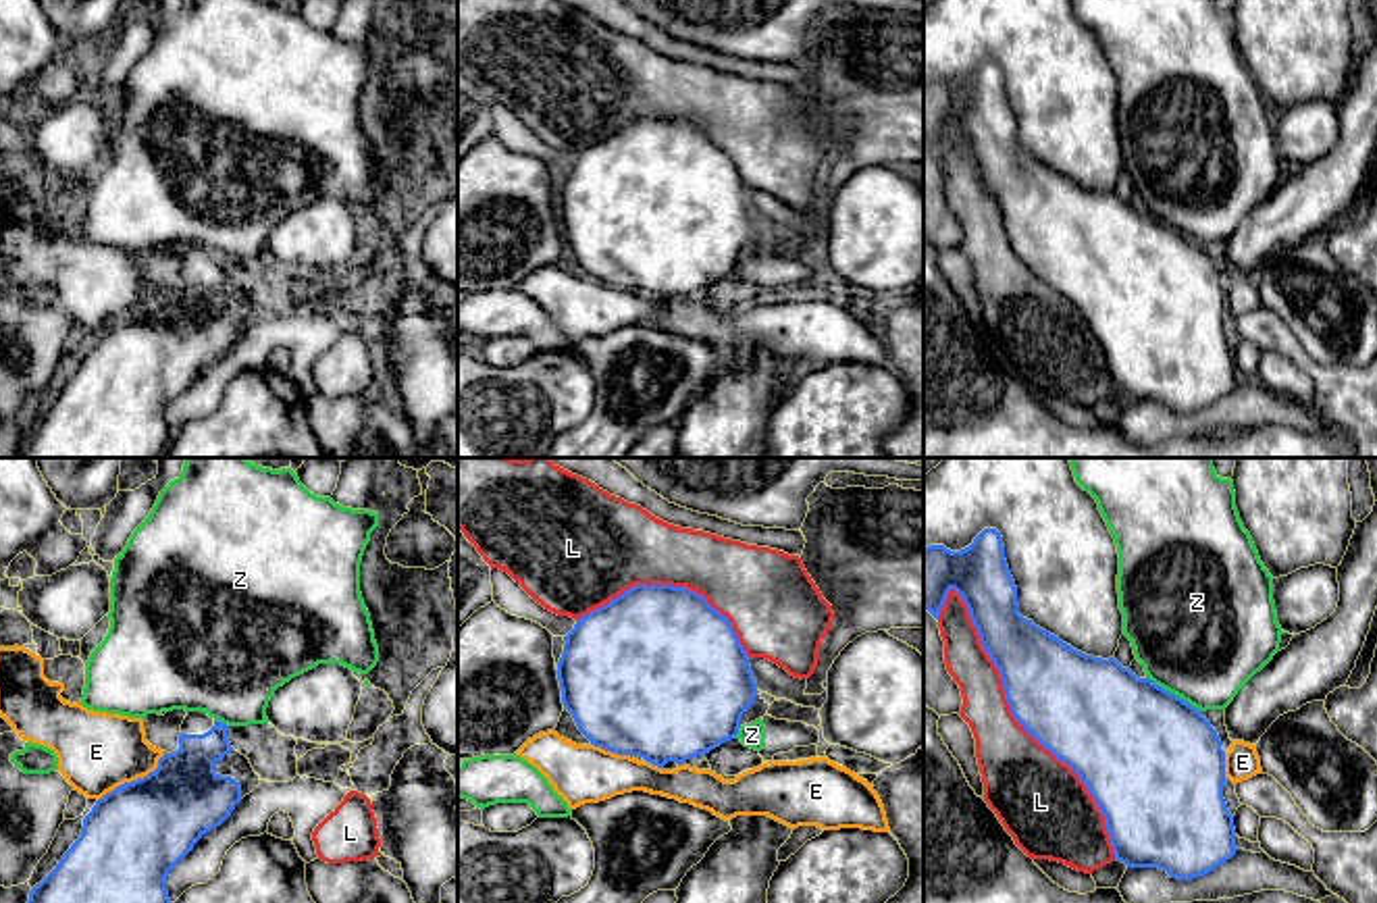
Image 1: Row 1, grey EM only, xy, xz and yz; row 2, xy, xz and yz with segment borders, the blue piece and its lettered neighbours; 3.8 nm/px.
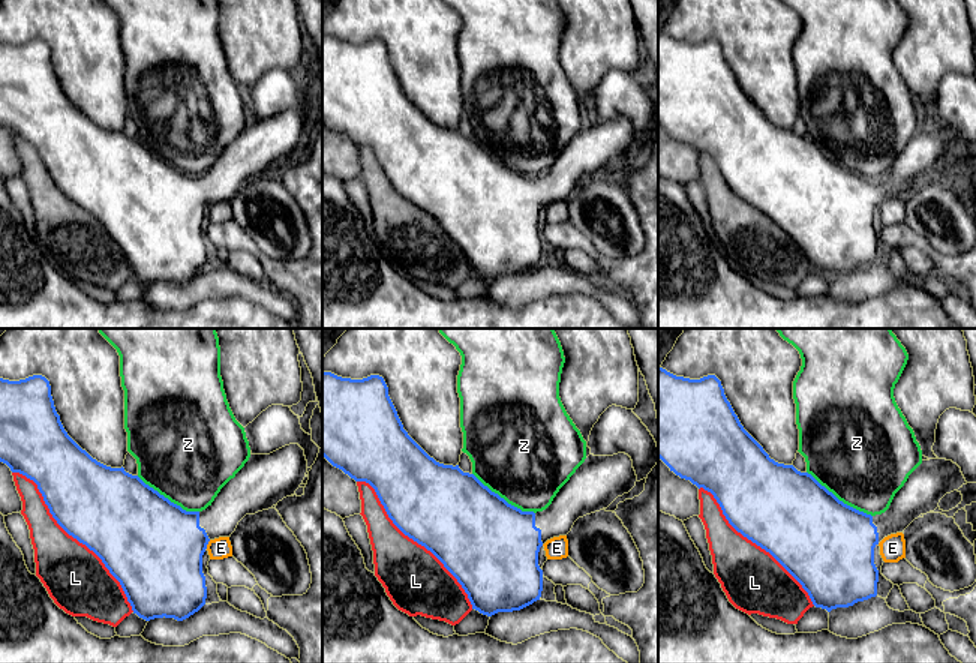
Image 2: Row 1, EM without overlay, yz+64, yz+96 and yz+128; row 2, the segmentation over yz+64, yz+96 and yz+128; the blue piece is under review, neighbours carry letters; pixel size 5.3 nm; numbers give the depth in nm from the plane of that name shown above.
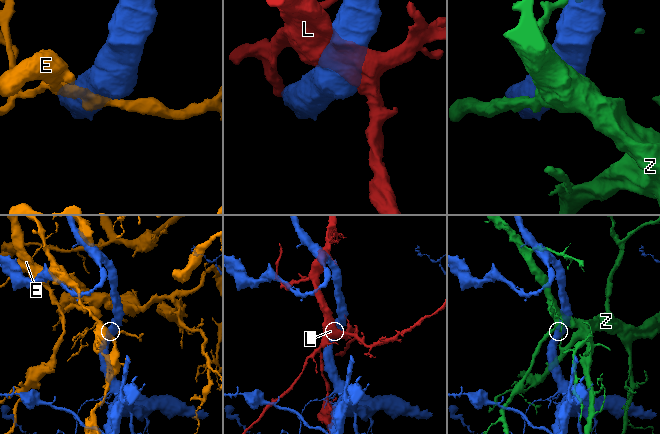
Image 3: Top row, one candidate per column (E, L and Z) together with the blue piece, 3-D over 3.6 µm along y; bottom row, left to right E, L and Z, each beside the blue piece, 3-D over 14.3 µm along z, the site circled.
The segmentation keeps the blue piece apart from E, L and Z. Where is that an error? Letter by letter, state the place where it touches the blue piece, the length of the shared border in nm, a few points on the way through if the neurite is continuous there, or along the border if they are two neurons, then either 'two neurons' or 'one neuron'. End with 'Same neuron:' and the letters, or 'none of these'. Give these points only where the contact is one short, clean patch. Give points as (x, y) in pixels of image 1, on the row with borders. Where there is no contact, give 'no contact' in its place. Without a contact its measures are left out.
E: xy (134, 781) | 320 nm | two neurons
L: yz (1022, 725) | 1200 nm | two neurons
Z: yz (1172, 693) | 260 nm | two neurons
Same neuron: none of these

